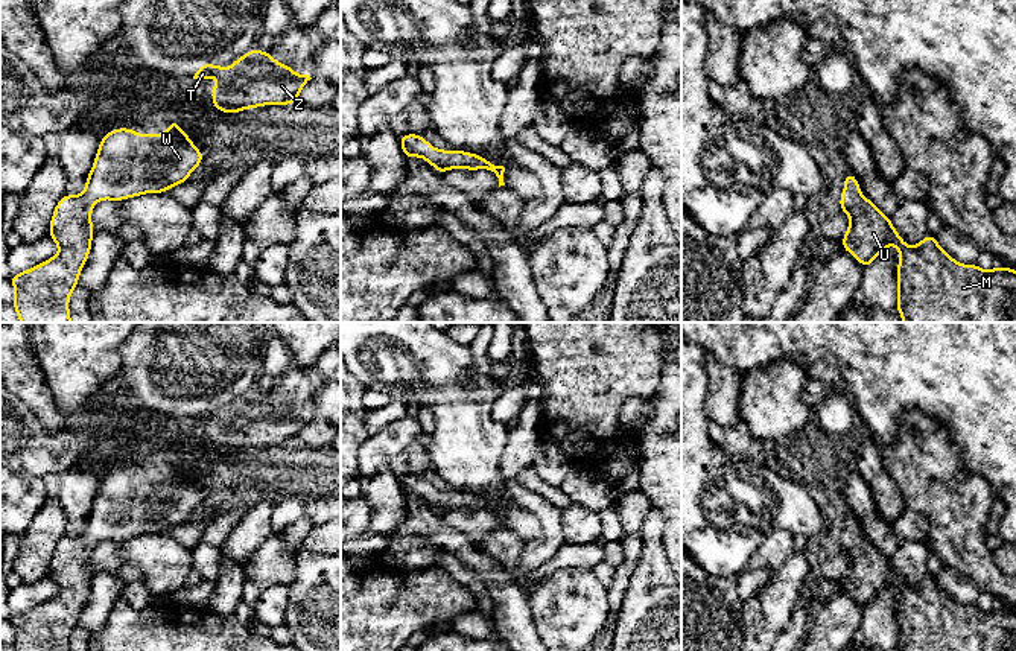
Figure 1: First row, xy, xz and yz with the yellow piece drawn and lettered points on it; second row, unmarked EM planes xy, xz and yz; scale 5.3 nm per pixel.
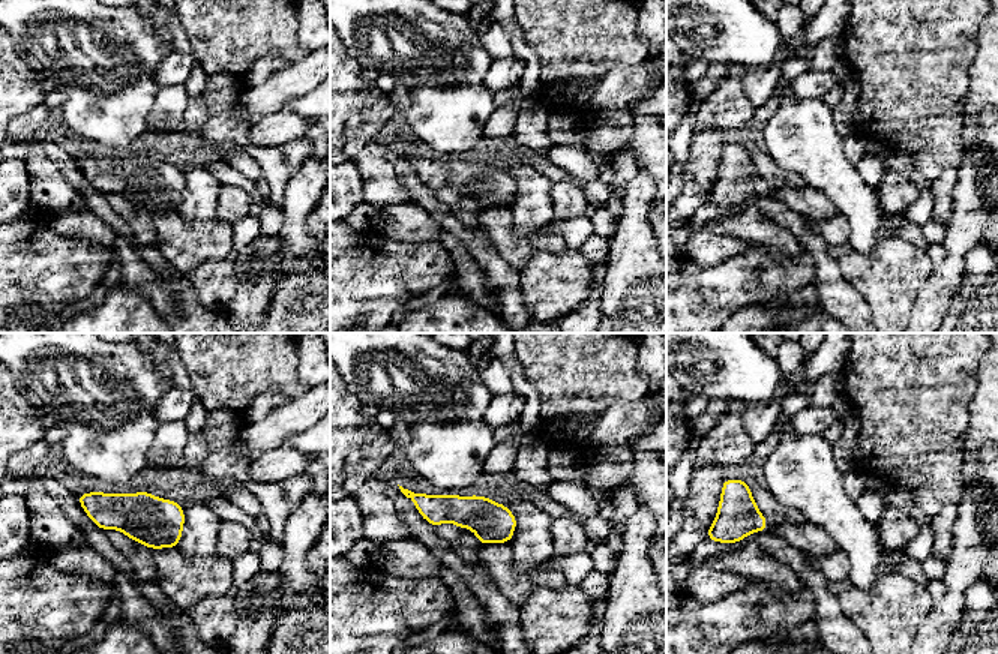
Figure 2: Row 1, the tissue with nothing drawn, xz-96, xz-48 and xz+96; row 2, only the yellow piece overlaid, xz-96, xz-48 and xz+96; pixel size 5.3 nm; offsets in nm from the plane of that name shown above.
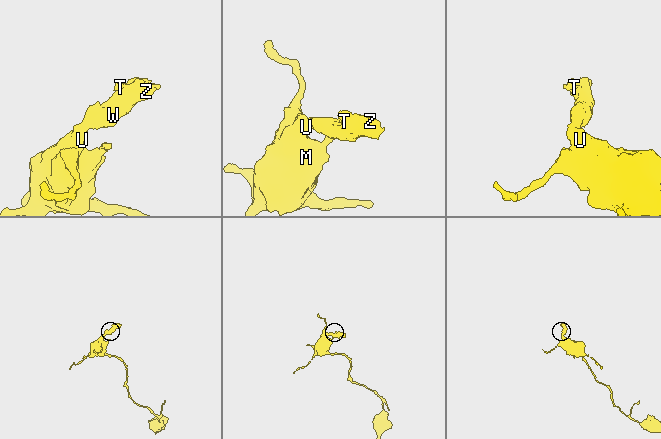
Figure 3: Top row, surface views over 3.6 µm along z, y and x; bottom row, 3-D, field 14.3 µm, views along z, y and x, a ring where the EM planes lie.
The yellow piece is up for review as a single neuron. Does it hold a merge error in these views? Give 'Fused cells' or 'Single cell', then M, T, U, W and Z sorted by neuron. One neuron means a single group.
Single cell. Groups: M T U W Z

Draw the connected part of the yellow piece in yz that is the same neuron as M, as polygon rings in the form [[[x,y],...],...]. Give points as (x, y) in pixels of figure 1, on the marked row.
[[[846,172],[844,190],[840,196],[840,211],[850,216],[850,224],[841,240],[864,268],[890,245],[899,249],[897,303],[903,322],[1016,322],[1016,269],[996,266],[983,271],[976,263],[961,265],[928,234],[917,245],[908,246],[894,230],[891,218],[885,216],[868,198],[861,195],[859,183]]]

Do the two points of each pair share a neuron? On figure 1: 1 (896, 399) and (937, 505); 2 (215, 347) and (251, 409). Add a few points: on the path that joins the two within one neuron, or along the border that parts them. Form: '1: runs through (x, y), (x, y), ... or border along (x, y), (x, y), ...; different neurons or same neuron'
1: border along (939, 420), (910, 411), (892, 441), (872, 434); different neurons
2: border along (257, 388), (245, 393), (227, 408), (207, 403); different neurons

